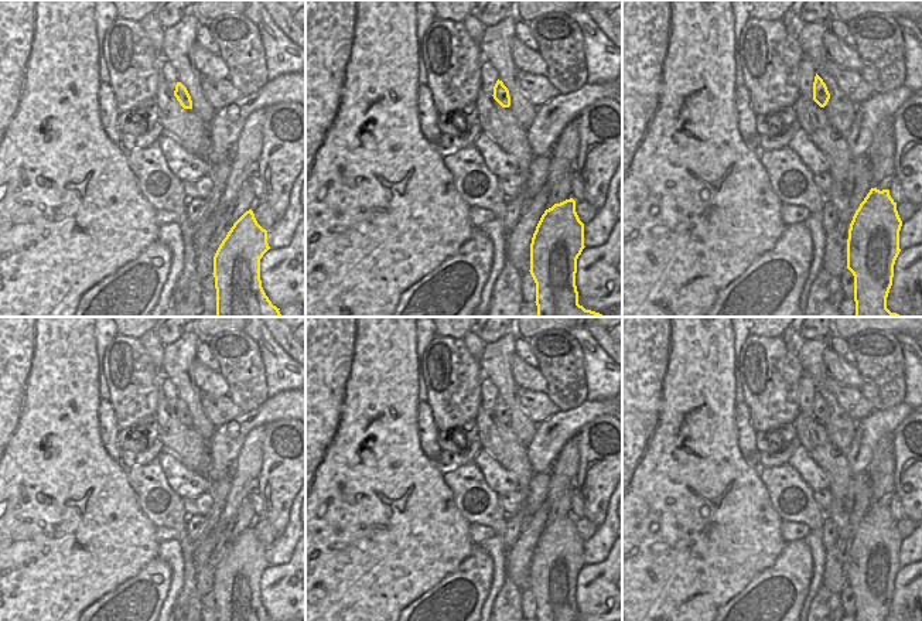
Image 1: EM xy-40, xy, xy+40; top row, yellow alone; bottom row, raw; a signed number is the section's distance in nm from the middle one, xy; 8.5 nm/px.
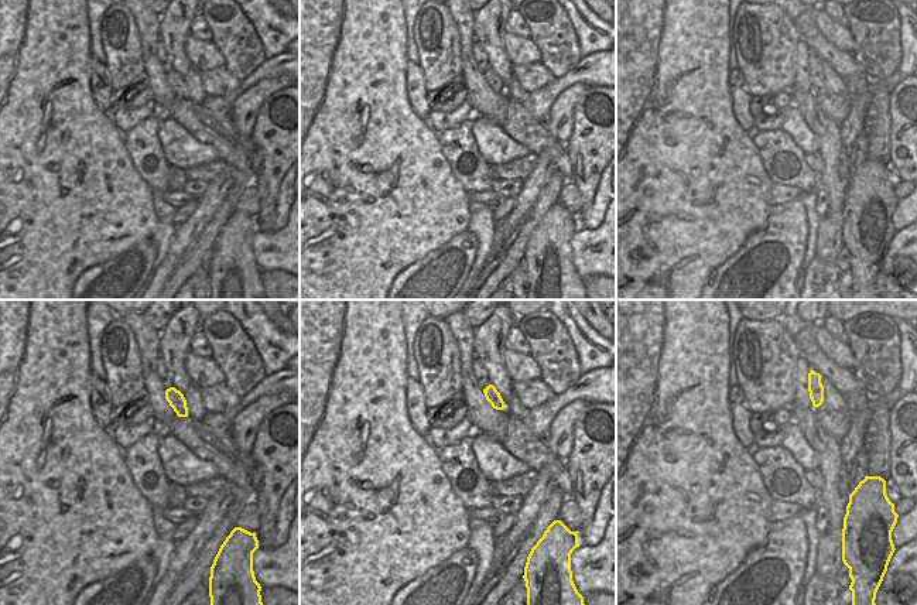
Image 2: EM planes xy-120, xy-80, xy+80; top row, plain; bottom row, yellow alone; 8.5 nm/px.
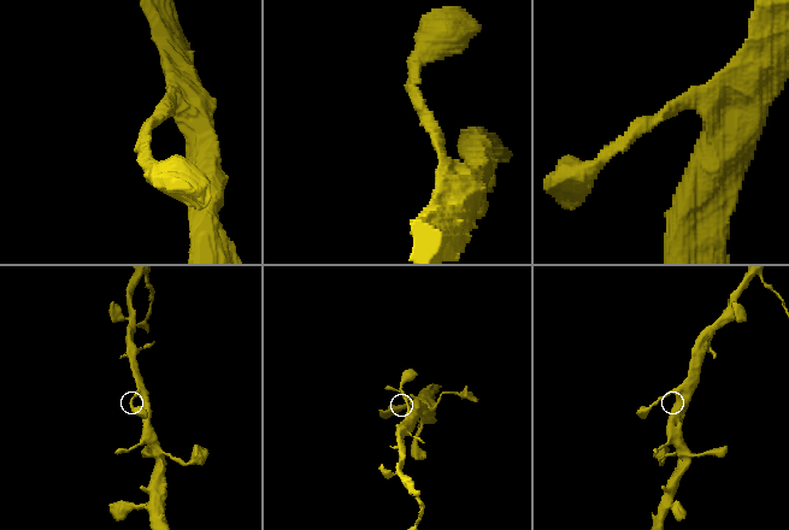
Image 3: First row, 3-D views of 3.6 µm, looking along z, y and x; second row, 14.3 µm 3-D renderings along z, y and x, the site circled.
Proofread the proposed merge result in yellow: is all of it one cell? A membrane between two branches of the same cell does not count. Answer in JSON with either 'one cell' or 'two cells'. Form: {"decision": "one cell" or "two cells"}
{"decision": "one cell"}

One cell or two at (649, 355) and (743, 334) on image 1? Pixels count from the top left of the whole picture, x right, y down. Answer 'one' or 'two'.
two

